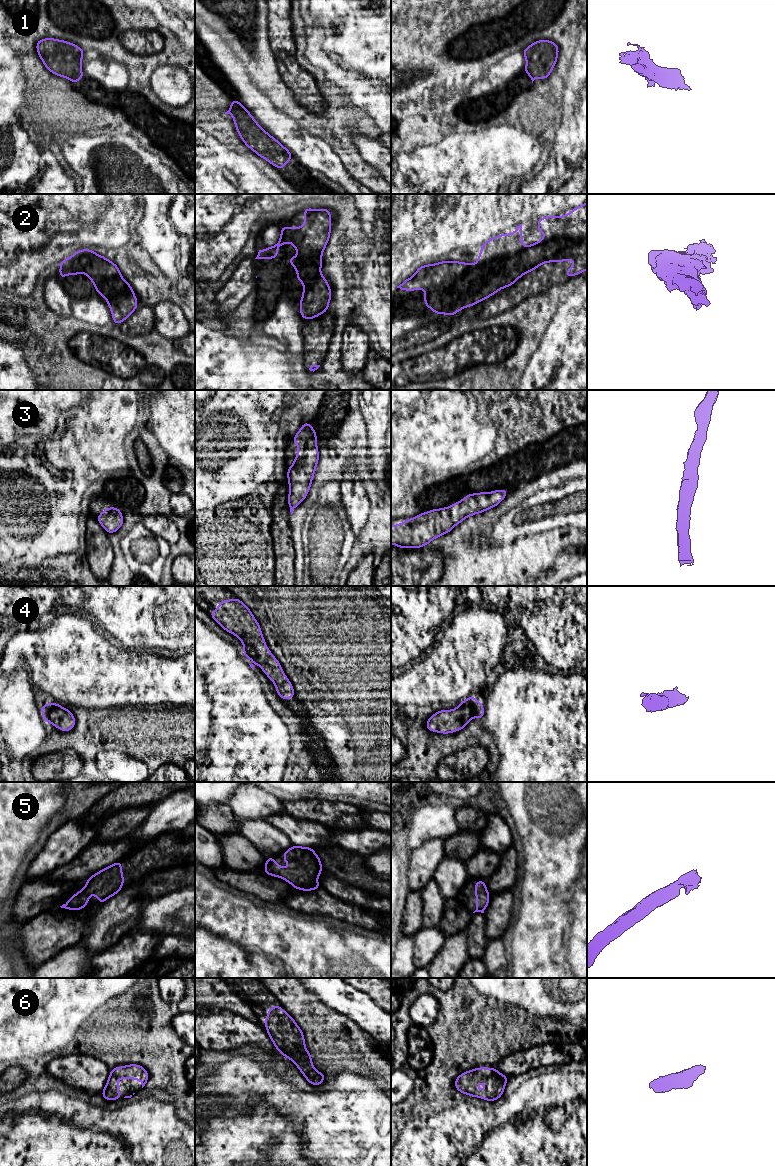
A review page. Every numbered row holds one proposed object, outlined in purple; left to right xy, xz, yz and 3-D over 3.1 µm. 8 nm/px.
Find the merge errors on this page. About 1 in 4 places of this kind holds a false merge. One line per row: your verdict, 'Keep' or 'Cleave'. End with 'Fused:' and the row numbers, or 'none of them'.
1: Keep
2: Cleave
3: Keep
4: Keep
5: Keep
6: Keep
Fused: 2

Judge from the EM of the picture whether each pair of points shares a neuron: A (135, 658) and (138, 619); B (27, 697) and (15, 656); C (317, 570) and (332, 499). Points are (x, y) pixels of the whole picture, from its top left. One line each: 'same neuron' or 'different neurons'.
A: different neurons
B: different neurons
C: same neuron

